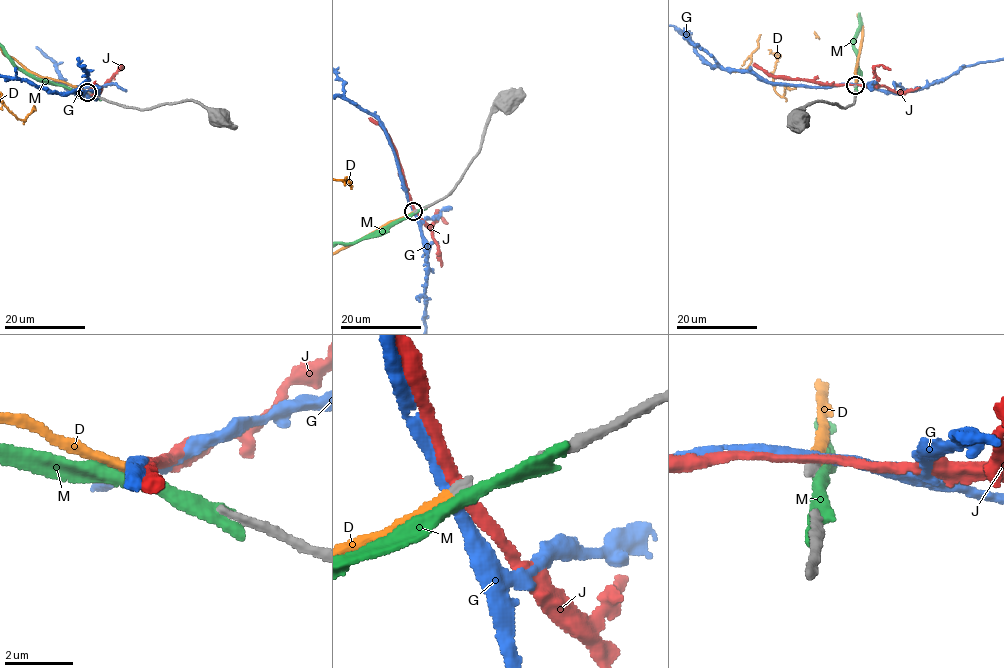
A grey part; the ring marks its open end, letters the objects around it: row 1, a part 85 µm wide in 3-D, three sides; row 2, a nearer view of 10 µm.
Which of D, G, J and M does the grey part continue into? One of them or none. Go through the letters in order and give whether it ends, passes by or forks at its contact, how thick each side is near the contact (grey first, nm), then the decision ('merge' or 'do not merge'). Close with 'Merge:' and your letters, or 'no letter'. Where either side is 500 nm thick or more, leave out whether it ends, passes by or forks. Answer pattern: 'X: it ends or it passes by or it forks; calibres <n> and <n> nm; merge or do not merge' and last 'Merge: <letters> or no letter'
D: it ends; calibres 220 and 280 nm; merge
G: it passes by; calibres 220 and 260 nm; do not merge
J: it passes by; calibres 220 and 280 nm; do not merge
M: it passes by; calibres 220 and 400 nm; do not merge
Merge: D

